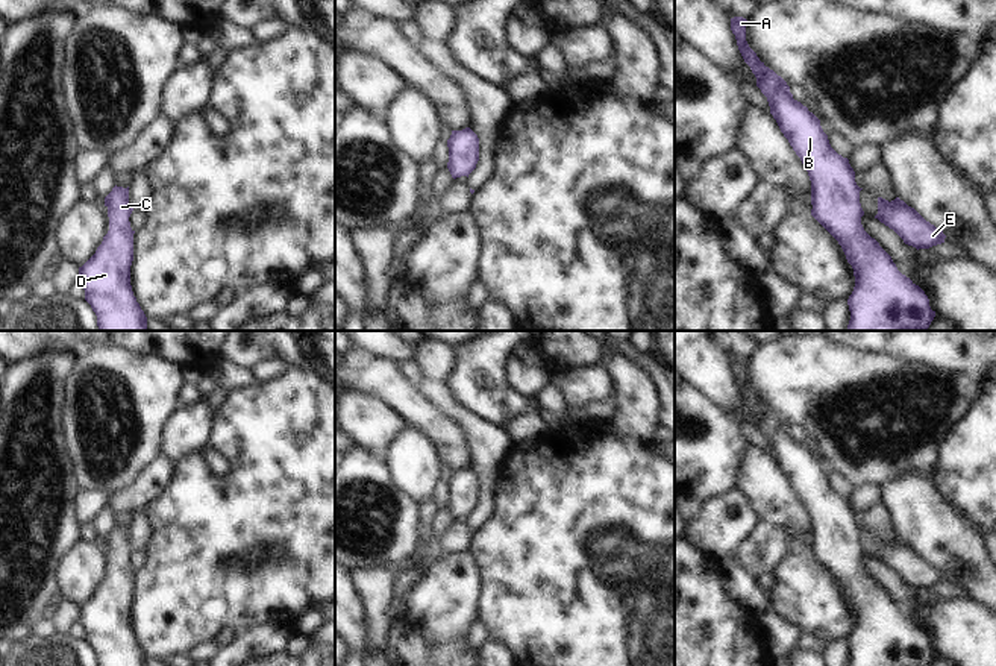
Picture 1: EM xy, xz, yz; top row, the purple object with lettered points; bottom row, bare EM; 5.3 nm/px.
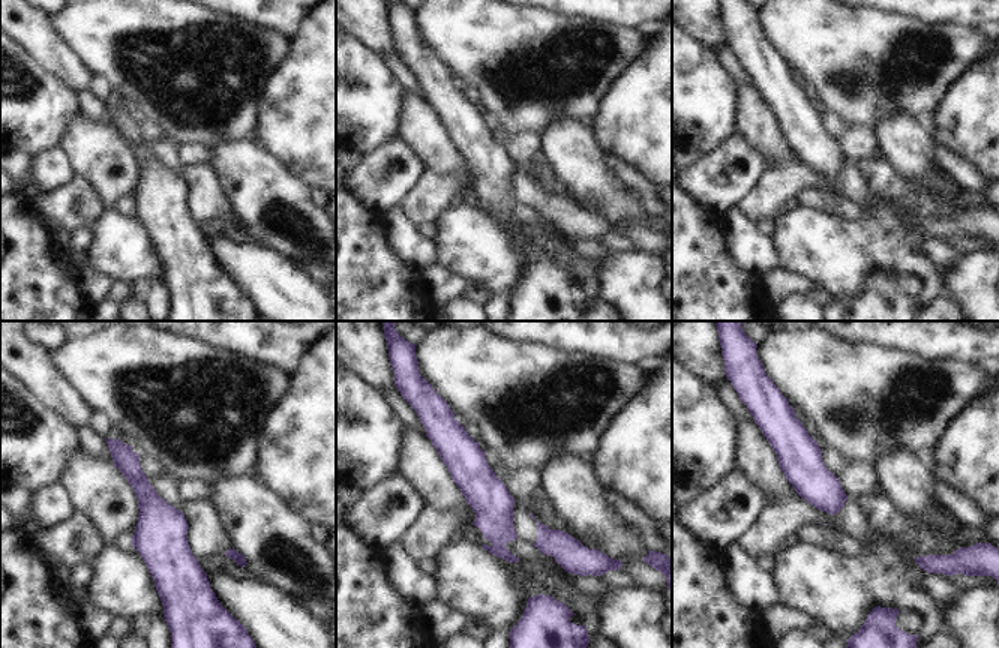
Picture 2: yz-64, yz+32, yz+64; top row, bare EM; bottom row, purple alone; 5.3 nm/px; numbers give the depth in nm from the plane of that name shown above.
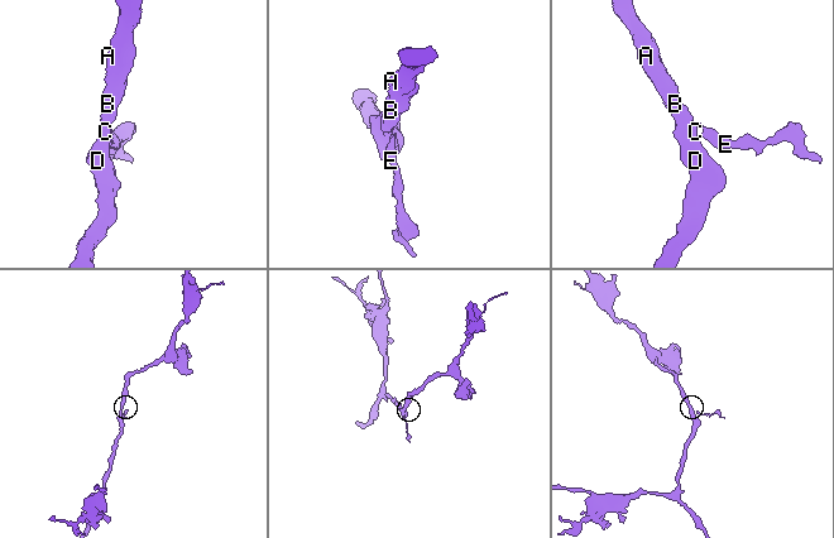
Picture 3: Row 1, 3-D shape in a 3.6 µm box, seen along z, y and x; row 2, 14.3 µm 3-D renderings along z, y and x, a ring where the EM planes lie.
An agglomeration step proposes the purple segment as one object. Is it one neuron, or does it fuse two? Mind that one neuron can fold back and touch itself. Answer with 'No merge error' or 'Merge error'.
Merge error.

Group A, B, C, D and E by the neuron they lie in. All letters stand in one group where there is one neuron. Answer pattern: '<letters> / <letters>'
A B C D / E

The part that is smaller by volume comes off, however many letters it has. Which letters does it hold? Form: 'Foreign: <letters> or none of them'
Foreign: E

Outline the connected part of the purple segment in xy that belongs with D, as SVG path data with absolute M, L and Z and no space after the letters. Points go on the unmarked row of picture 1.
M114 526L105 537L109 570L96 593L79 607L85 640L97 655L97 666L147 666L130 625L133 573L129 557L133 551L127 528Z

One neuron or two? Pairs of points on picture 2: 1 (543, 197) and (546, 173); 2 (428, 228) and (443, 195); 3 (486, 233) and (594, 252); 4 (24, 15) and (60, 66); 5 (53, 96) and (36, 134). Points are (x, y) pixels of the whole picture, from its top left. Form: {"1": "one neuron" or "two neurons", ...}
{"1": "two neurons", "2": "two neurons", "3": "two neurons", "4": "one neuron", "5": "one neuron"}

